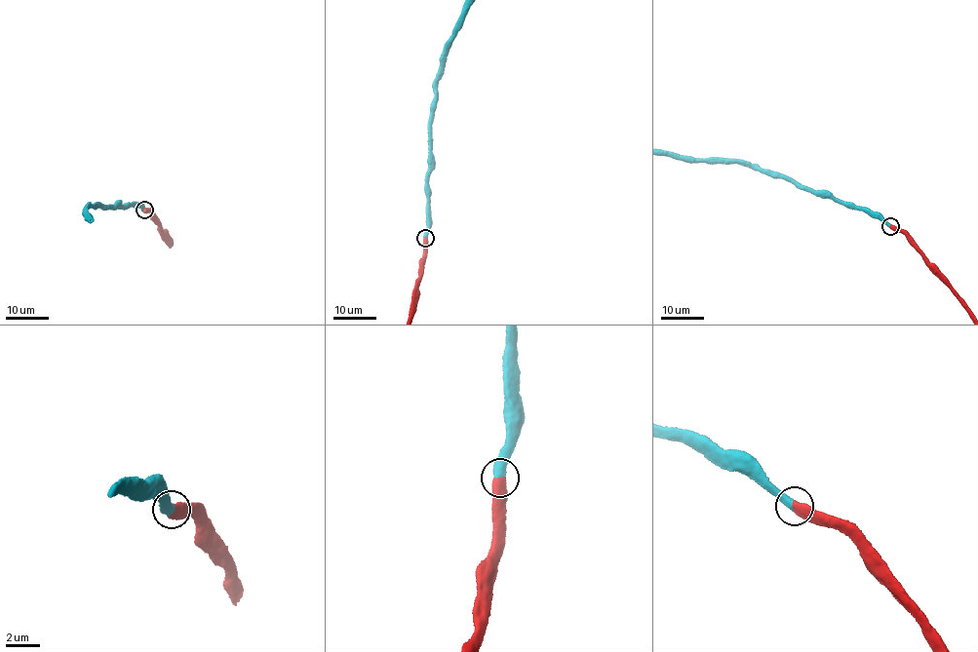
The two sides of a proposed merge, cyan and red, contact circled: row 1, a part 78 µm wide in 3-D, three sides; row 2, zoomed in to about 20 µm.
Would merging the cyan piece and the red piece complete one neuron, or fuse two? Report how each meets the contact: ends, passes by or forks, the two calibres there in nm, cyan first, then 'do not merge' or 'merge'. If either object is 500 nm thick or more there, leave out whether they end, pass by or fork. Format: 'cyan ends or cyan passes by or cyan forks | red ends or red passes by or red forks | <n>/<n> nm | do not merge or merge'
550/600 nm | merge

